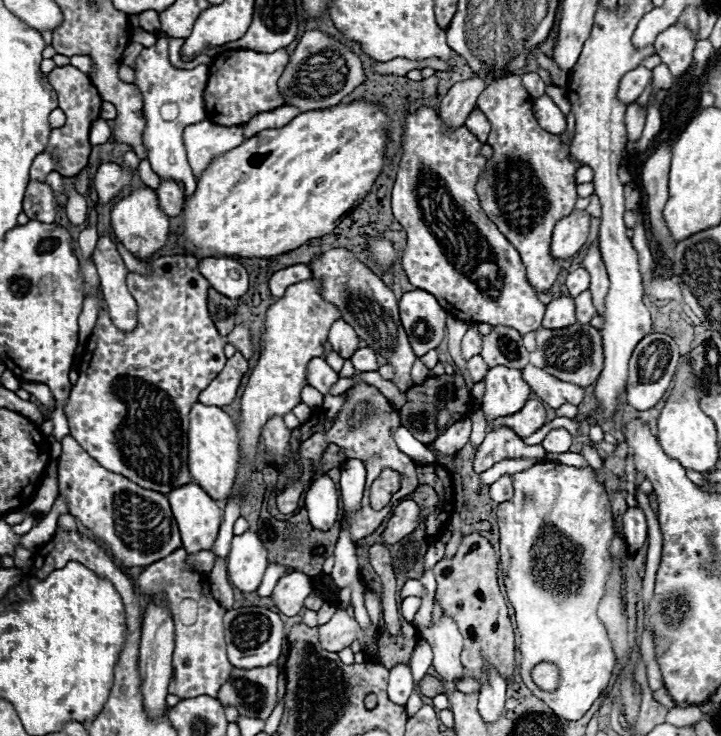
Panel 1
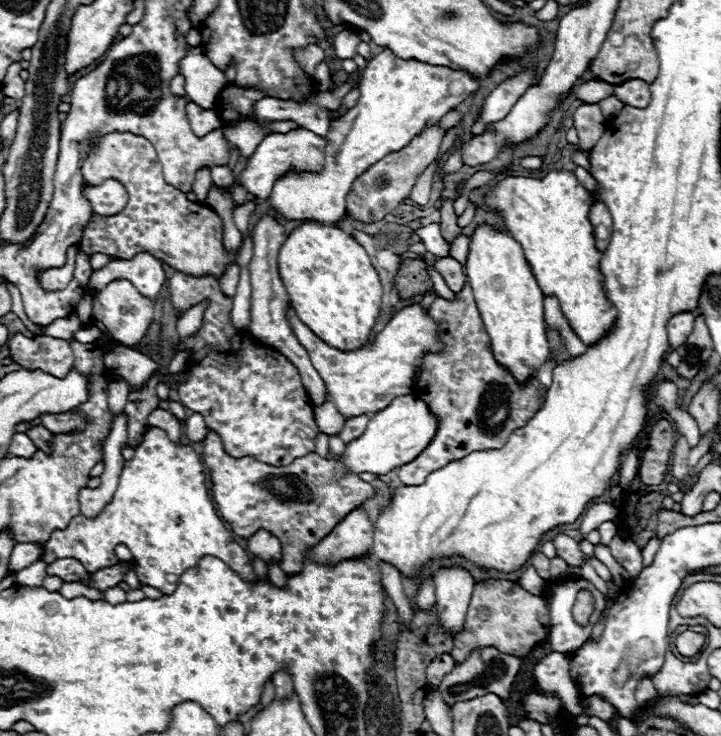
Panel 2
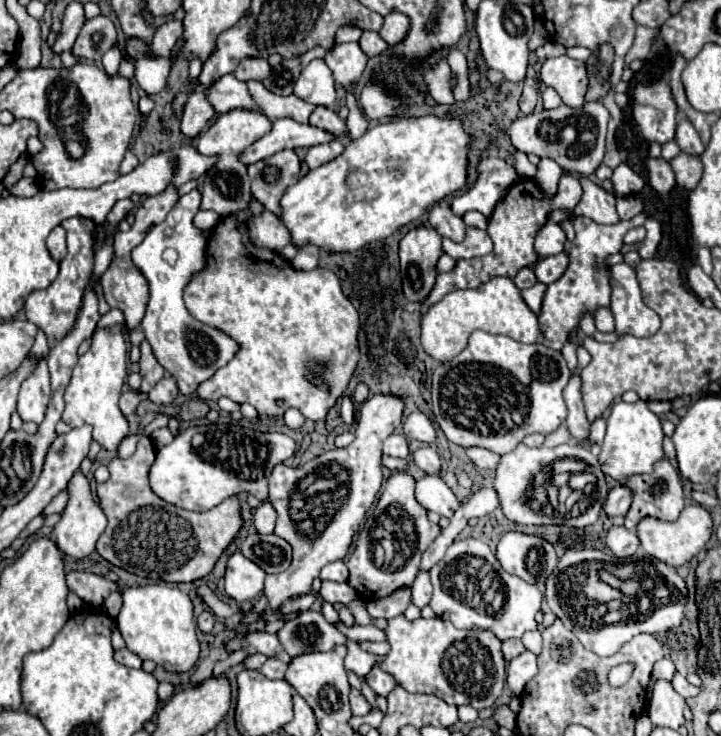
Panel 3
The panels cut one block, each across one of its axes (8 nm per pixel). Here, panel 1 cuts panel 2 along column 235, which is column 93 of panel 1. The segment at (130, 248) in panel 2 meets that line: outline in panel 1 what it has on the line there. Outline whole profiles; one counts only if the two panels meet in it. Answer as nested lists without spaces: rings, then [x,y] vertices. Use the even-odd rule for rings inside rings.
[[[102,234],[96,250],[92,254],[92,260],[100,274],[100,288],[104,294],[104,300],[110,308],[112,322],[122,328],[130,330],[136,324],[136,302],[126,290],[126,266],[124,260],[112,242],[108,234]]]

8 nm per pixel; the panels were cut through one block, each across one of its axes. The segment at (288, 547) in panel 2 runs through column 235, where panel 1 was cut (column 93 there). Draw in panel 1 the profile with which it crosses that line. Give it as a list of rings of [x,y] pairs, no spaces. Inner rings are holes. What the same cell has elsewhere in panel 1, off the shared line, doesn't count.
[[[70,434],[62,438],[58,480],[60,492],[68,500],[68,512],[92,530],[122,566],[148,566],[182,546],[168,498],[102,468]]]

